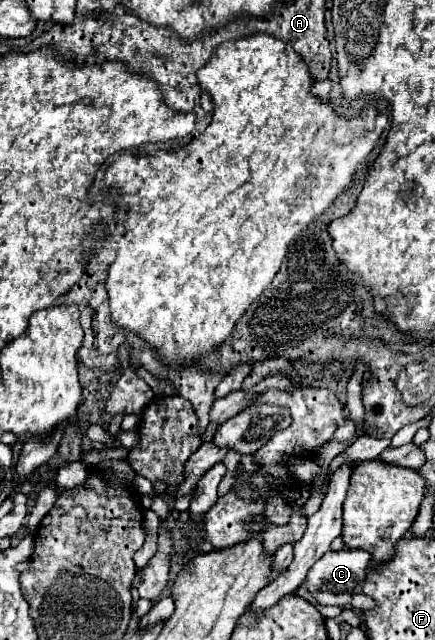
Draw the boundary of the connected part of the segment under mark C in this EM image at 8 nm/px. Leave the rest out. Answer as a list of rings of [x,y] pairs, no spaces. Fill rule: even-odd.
[[[340,550],[340,552],[326,552],[306,574],[306,588],[312,592],[316,604],[320,606],[348,606],[354,594],[362,592],[366,568],[370,562],[370,554],[366,550]]]

